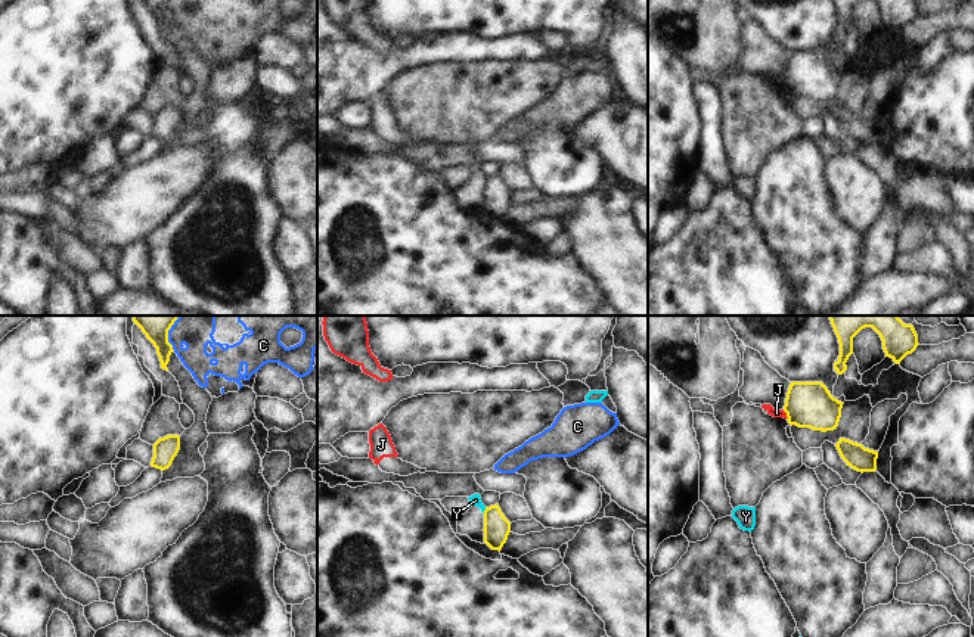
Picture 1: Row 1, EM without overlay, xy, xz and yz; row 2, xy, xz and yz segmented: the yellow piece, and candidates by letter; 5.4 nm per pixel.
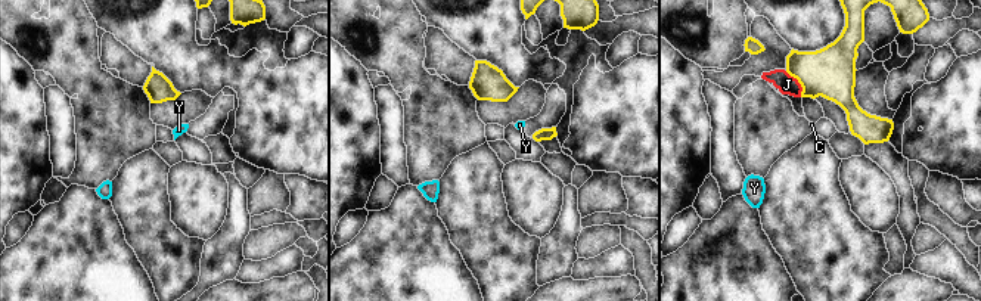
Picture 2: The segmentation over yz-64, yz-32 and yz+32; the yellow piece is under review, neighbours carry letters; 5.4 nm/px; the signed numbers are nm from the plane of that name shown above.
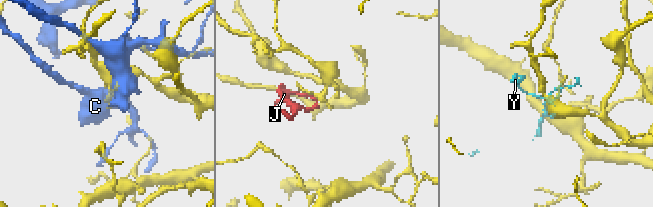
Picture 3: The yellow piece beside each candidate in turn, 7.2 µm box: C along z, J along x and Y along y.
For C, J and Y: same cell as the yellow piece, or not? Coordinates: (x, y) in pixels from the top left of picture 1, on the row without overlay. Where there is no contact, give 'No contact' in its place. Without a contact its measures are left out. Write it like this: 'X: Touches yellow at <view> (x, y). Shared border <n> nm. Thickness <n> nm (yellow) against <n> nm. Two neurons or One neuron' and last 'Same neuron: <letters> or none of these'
C: Touches yellow at xy (167, 11). Shared border 120 nm. Thickness 100 nm (yellow) against 150 nm. Two neurons
J: Touches yellow at yz (787, 84). Shared border 60 nm. Thickness 260 nm (yellow) against 50 nm. Two neurons
Y: Touches yellow at xz (484, 180). Shared border 40 nm. Thickness 140 nm (yellow) against 60 nm. Two neurons
Same neuron: none of these.

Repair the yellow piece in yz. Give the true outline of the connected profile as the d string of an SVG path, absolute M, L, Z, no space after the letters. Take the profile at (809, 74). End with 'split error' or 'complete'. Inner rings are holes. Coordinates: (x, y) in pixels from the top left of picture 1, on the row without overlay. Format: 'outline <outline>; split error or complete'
outline M791 52L784 81L791 96L826 102L837 99L843 74L822 52Z; complete

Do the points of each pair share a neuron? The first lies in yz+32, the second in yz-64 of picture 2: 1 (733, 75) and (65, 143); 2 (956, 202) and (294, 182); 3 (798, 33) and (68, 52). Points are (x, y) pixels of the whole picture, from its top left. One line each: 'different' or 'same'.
1: different
2: different
3: different

